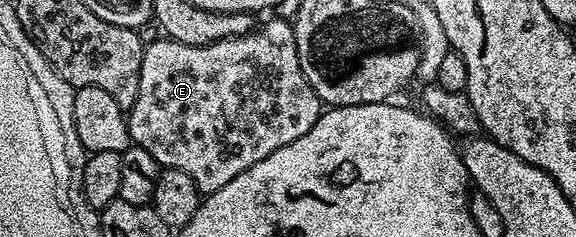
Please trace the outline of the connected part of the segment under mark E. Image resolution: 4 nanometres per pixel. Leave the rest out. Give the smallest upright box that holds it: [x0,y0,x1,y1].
[127,19,321,194]

